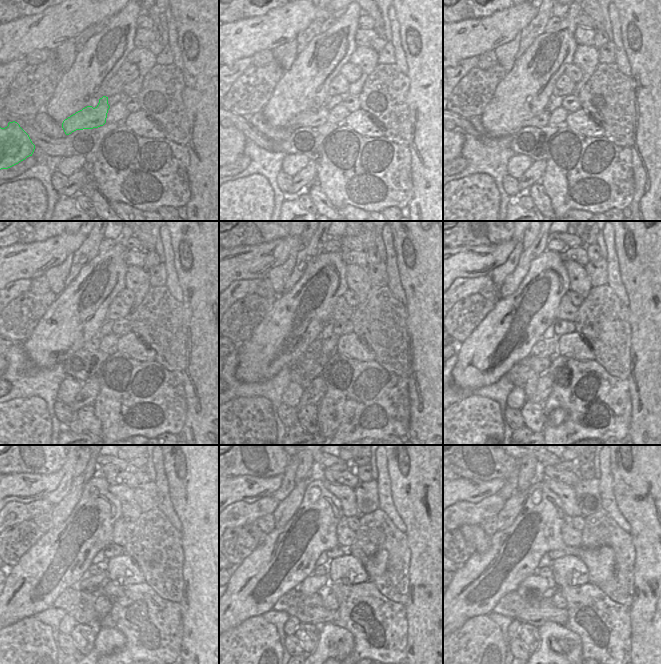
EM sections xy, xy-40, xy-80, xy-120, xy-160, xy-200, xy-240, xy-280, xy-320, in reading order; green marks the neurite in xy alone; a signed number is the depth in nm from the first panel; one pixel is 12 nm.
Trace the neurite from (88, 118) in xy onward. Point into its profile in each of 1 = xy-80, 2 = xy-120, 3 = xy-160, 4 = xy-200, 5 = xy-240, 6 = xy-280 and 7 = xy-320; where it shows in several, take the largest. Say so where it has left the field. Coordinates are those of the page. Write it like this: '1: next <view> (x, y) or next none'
1: next xy-80 (541, 120)
2: next xy-120 (93, 344)
3: next xy-160 (316, 346)
4: next xy-200 (541, 345)
5: next xy-240 (93, 570)
6: next xy-280 (321, 570)
7: next xy-320 (546, 572)

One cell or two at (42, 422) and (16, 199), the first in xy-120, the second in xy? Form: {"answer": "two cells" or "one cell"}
{"answer": "one cell"}

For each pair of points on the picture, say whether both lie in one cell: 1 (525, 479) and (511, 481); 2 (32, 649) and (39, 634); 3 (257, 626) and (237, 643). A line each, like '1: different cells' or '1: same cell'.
1: different cells
2: same cell
3: same cell

